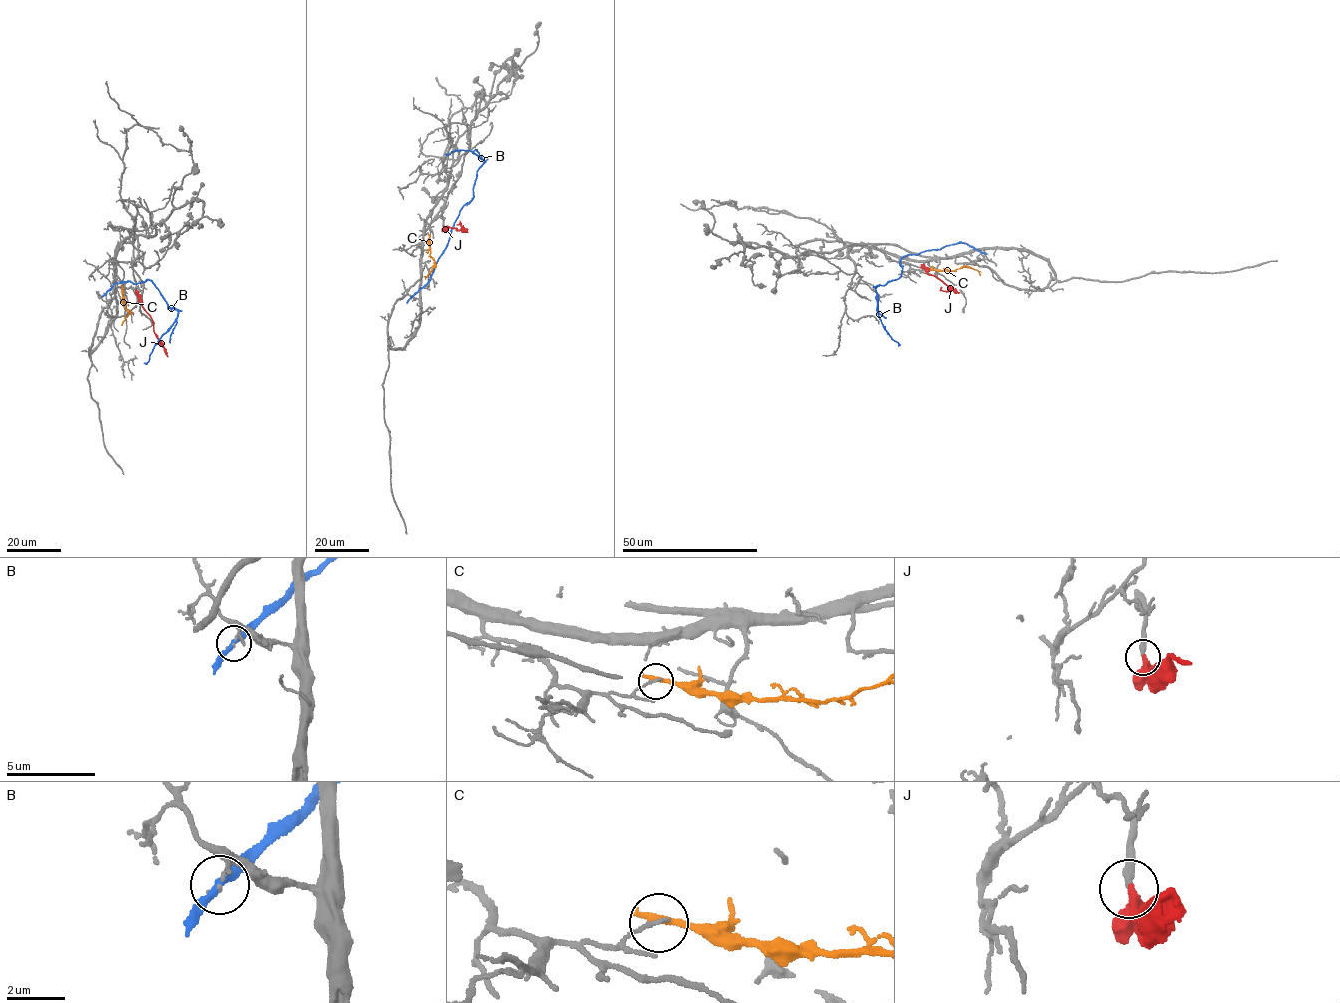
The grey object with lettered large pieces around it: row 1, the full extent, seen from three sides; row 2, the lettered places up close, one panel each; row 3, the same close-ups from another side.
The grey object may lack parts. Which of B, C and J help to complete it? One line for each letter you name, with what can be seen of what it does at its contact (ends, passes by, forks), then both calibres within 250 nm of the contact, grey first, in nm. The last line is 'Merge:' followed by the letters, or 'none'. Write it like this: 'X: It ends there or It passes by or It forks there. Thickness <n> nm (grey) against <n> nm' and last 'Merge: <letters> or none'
J: It passes by. Thickness 200 nm (grey) against 320 nm
Merge: J

